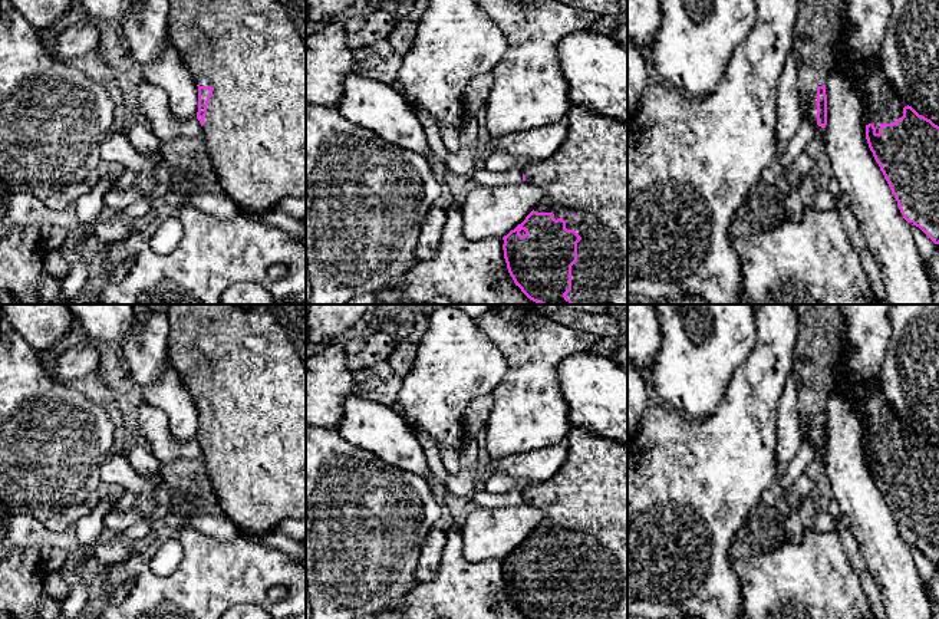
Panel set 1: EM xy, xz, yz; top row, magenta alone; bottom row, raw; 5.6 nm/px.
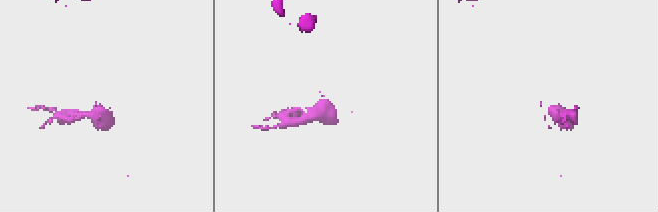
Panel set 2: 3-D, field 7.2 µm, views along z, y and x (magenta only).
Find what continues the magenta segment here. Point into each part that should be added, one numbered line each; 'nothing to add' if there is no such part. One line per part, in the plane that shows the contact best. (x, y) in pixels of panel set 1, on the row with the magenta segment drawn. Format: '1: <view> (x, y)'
1: xz (587, 175)

